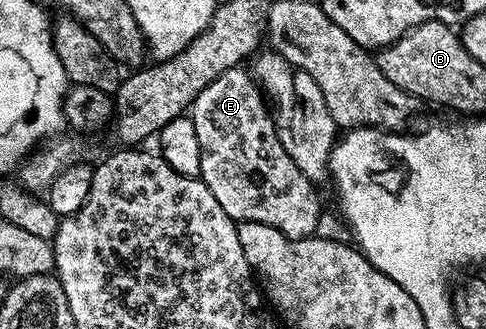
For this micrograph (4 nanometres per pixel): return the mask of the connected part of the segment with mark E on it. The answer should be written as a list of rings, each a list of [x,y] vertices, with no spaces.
[[[244,65],[232,66],[227,72],[223,72],[215,80],[211,80],[211,84],[207,84],[207,88],[199,91],[191,103],[191,117],[195,124],[195,136],[199,136],[199,148],[201,149],[201,172],[199,177],[202,182],[207,184],[207,188],[211,188],[211,192],[215,196],[215,200],[219,200],[223,212],[227,212],[230,218],[234,220],[248,220],[274,226],[290,236],[309,236],[316,231],[313,229],[316,228],[317,221],[321,218],[321,198],[317,195],[318,187],[295,166],[291,157],[287,156],[286,149],[283,148],[283,144],[280,143],[277,135],[276,124],[273,122],[270,107],[267,105],[267,98],[258,85],[256,78]]]

